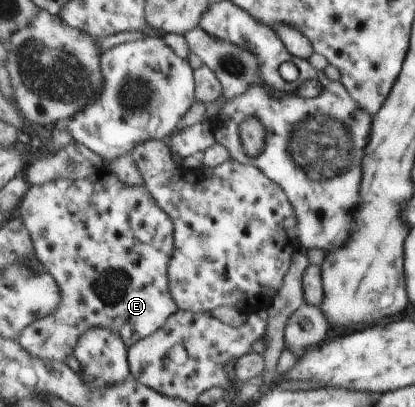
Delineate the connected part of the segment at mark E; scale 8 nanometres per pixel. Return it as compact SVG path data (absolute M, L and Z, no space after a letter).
M104 168L84 179L55 179L55 181L49 181L45 185L31 186L25 198L20 203L20 206L17 208L16 213L23 219L26 223L27 230L30 231L37 258L43 263L46 272L51 273L53 278L58 282L63 295L62 307L55 314L37 320L19 334L21 347L25 348L25 351L31 353L33 357L38 357L39 359L43 359L43 361L63 362L69 355L74 354L76 346L79 344L79 337L82 337L83 333L95 327L103 327L119 333L123 337L127 348L131 348L135 343L150 337L153 333L162 329L163 325L166 325L167 321L180 309L178 303L171 296L170 275L168 274L171 257L174 257L175 252L174 222L166 210L155 201L153 195L145 186L127 185L116 174Z

